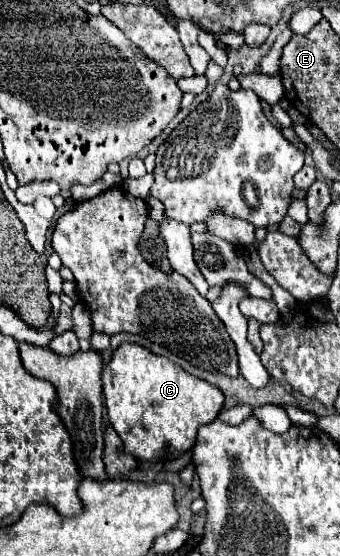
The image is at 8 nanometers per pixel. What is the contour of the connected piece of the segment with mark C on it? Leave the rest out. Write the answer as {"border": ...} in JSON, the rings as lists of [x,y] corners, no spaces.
{"border":[[[124,342],[114,350],[110,362],[102,370],[102,384],[104,384],[108,420],[122,438],[124,450],[128,450],[128,454],[132,454],[136,460],[146,462],[170,460],[178,458],[184,452],[190,452],[196,442],[198,428],[212,422],[224,406],[224,394],[220,388],[188,374],[168,358],[152,354],[148,348],[134,342]]]}

